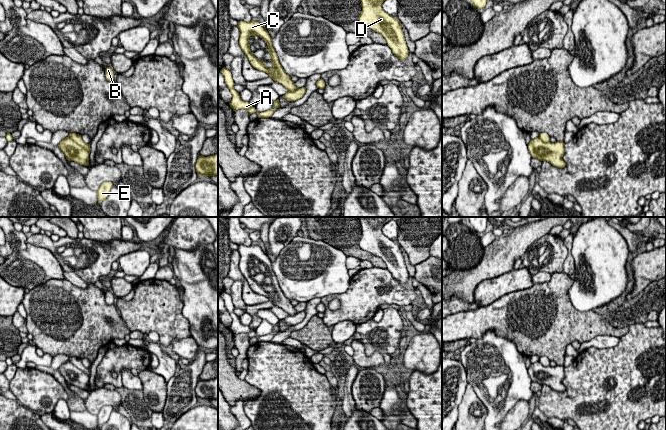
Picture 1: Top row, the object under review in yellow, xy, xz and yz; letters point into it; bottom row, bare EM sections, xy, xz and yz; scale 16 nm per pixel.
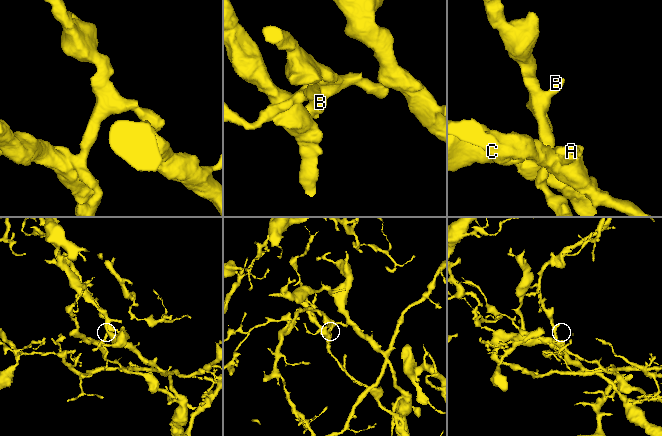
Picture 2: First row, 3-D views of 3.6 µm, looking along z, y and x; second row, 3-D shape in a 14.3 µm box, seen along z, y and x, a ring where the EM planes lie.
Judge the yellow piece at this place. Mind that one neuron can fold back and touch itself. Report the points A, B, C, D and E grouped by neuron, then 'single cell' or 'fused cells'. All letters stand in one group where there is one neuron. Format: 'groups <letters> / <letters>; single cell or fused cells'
groups A B D E / C; fused cells

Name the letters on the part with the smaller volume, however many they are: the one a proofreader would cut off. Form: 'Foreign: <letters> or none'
Foreign: C

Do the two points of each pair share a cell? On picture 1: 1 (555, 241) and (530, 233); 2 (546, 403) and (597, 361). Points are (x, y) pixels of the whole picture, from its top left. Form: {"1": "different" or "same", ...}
{"1": "different", "2": "same"}

